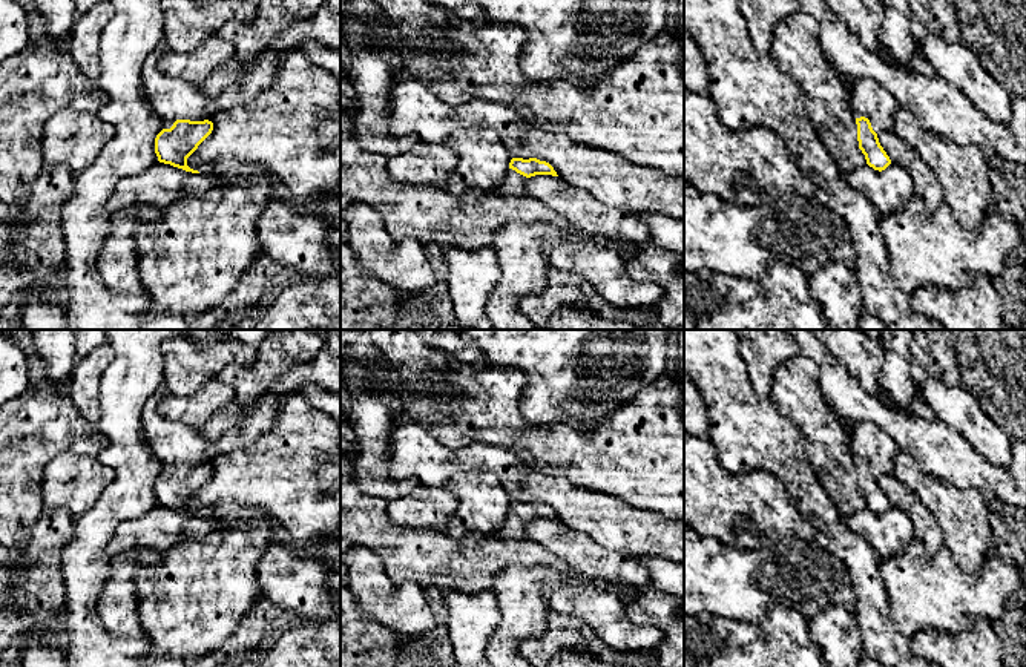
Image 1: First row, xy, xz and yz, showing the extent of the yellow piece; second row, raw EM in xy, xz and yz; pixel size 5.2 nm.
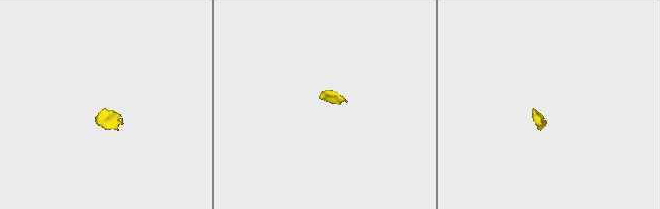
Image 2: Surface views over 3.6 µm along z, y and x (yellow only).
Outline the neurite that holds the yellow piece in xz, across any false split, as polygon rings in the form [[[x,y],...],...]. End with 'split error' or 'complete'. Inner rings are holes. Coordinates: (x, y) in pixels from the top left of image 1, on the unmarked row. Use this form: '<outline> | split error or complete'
[[[512,501],[509,514],[497,529],[495,535],[503,540],[526,540],[526,524],[535,518],[558,520],[554,511],[537,501]]] | split error

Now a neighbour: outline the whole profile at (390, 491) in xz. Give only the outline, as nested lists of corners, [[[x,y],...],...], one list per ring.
[[[416,477],[390,481],[377,481],[373,478],[359,480],[359,486],[365,494],[382,497],[388,501],[409,495],[417,485],[419,480]]]

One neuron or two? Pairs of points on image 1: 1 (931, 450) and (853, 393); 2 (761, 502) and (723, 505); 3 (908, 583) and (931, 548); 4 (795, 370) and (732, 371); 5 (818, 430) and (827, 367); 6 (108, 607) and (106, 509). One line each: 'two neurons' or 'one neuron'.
1: one neuron
2: one neuron
3: two neurons
4: two neurons
5: two neurons
6: two neurons

